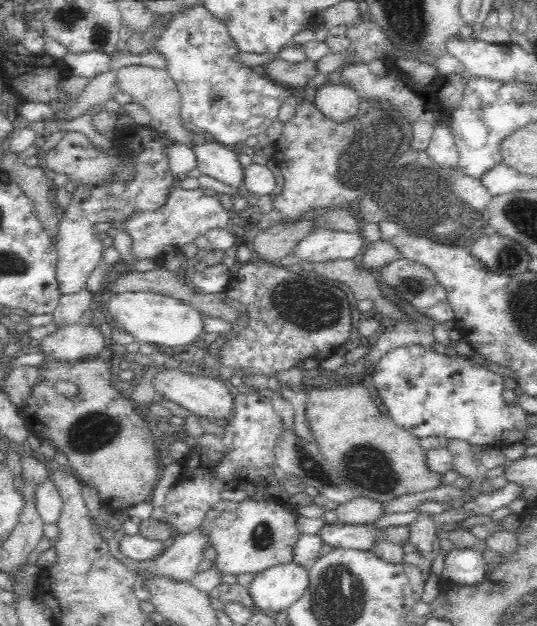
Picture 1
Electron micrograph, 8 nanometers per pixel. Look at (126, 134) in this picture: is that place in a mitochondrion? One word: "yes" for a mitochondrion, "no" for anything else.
no

